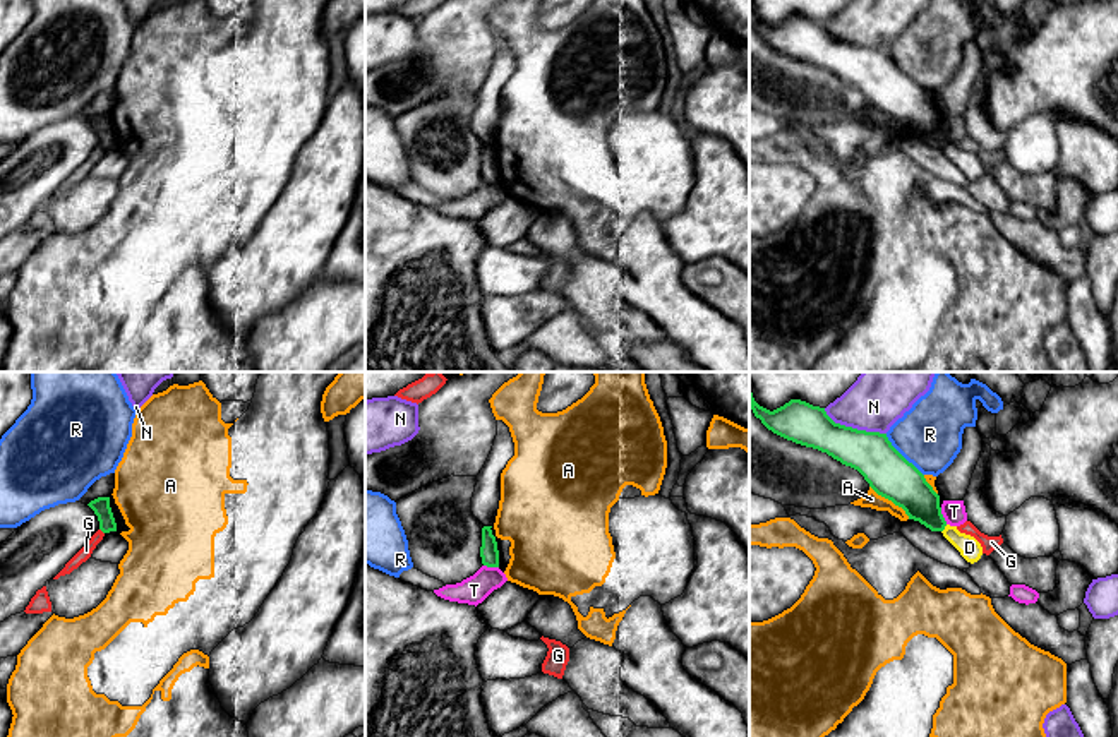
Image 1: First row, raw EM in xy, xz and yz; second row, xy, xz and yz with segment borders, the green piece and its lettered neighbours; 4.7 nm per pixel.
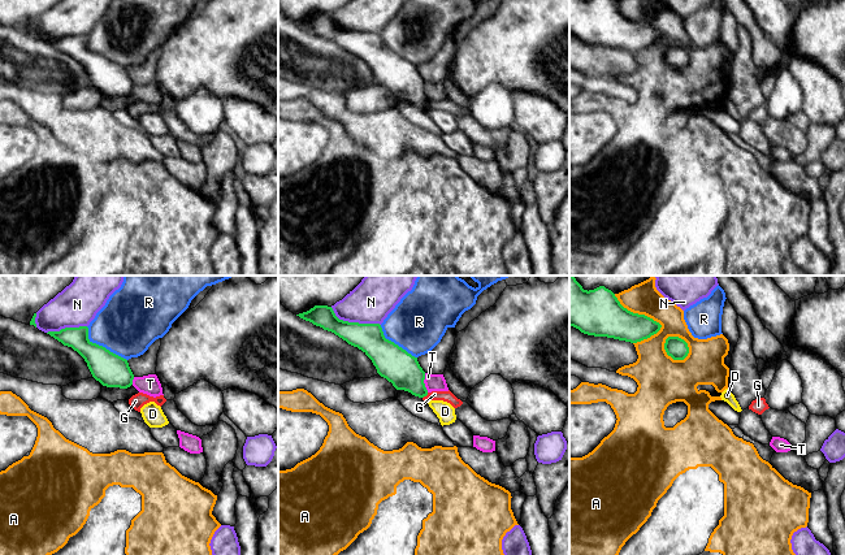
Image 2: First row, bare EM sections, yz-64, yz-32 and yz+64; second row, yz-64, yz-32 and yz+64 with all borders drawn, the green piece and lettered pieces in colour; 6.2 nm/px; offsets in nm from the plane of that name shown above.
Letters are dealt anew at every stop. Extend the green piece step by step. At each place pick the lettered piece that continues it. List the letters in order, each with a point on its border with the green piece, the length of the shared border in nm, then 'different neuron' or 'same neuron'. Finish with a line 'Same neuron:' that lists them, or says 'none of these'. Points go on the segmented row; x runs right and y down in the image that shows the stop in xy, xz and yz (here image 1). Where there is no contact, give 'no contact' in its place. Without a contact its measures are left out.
A: meets green in yz at (890, 499); contact 240 nm long; different neuron
D: meets green in yz at (943, 528); contact 50 nm long; different neuron
G: meets green in xy at (102, 530); contact 40 nm long; different neuron
N: meets green in yz at (854, 429); contact 320 nm long; different neuron
R: meets green in yz at (901, 455); contact 260 nm long; different neuron
T: meets green in yz at (942, 516); contact 90 nm long; different neuron
Same neuron: none of these

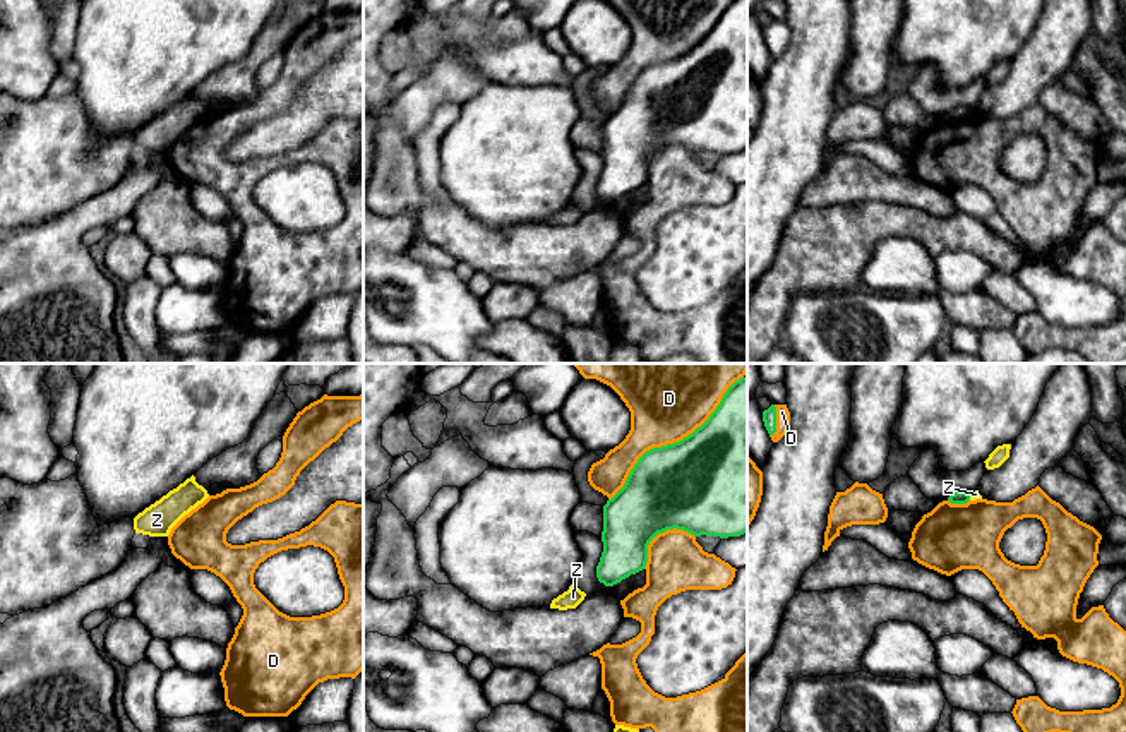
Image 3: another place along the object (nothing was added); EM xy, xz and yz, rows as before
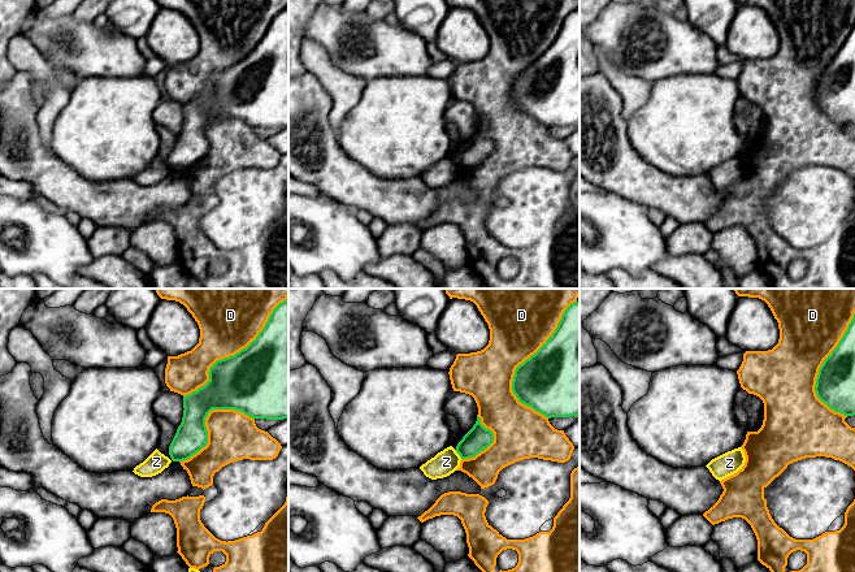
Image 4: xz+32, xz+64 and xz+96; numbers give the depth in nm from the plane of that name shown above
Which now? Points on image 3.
D: meets green in xz at (674, 443); contact 850 nm long; different neuron
Z: meets green in yz at (969, 498); contact 30 nm long; different neuron
Same neuron: none of these

